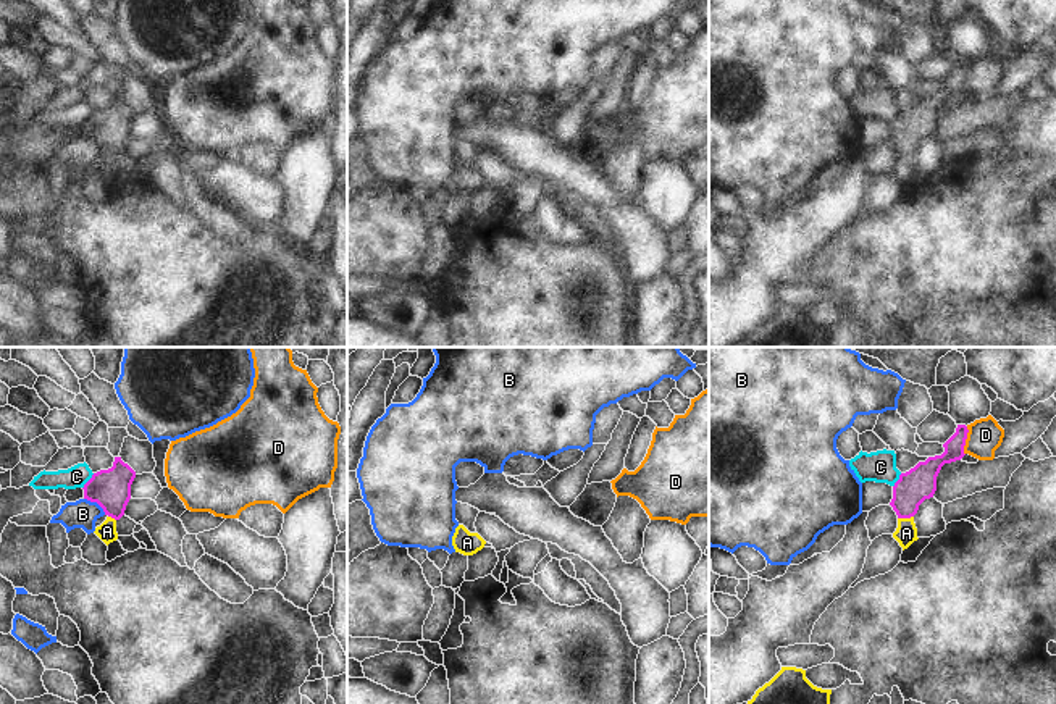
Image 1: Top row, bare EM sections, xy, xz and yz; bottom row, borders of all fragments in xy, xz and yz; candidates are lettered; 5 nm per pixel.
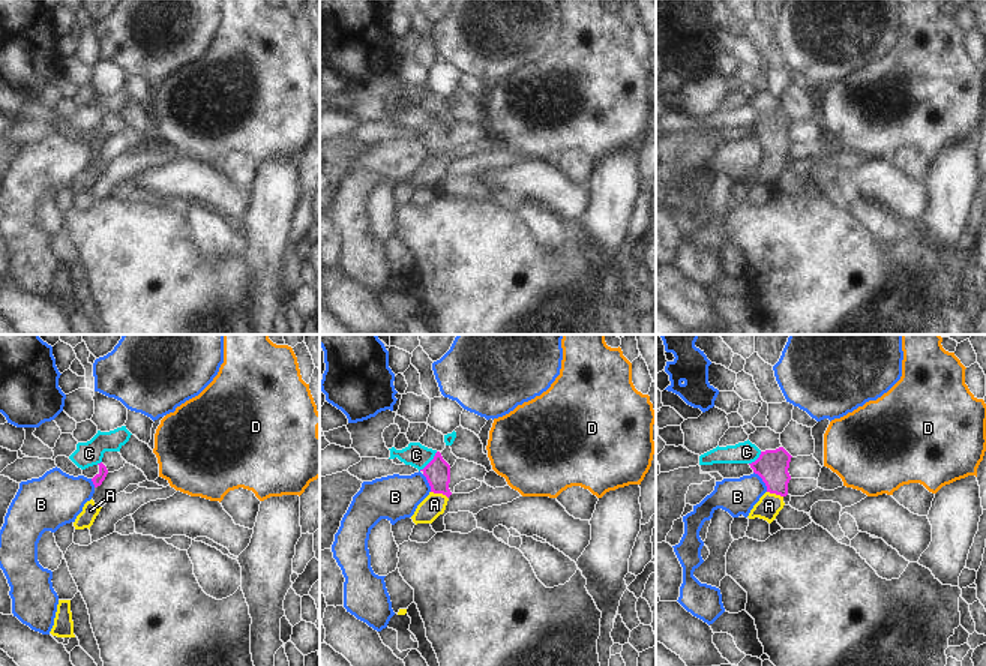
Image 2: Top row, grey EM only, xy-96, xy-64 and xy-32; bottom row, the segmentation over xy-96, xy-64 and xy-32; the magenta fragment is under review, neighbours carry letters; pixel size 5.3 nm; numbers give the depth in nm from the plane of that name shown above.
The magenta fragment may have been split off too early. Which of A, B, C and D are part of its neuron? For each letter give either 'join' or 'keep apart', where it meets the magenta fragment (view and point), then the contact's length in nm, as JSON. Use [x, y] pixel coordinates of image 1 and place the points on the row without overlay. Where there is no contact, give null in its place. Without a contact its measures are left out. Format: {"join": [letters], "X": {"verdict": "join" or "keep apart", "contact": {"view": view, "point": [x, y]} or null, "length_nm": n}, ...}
{"join": ["A"], "A": {"verdict": "join", "contact": {"view": "yz", "point": [905, 155]}, "length_nm": 80}, "B": {"verdict": "keep apart", "contact": {"view": "xy", "point": [96, 139]}, "length_nm": 140}, "C": {"verdict": "keep apart", "contact": {"view": "xy", "point": [88, 120]}, "length_nm": 100}, "D": {"verdict": "keep apart", "contact": {"view": "yz", "point": [964, 79]}, "length_nm": 140}}

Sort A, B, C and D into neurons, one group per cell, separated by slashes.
A / B / C / D

